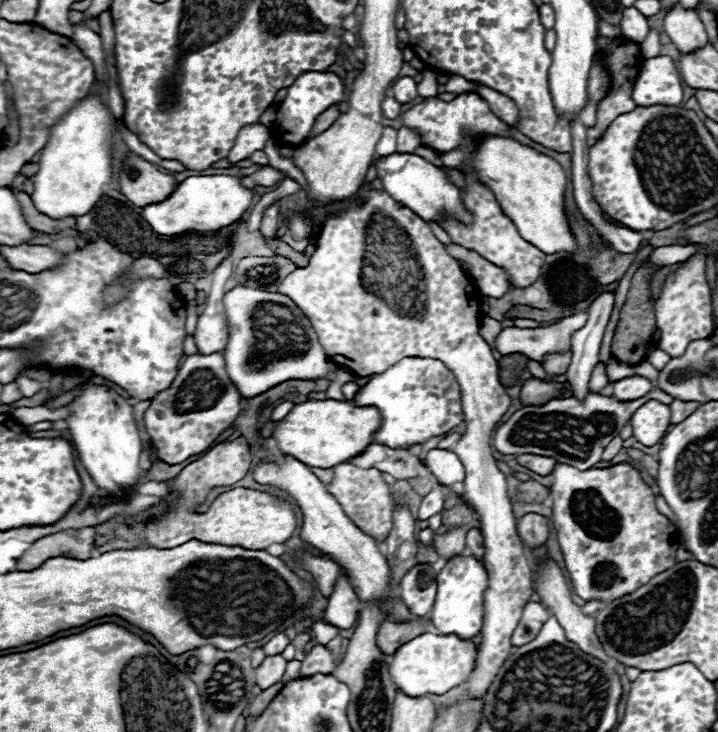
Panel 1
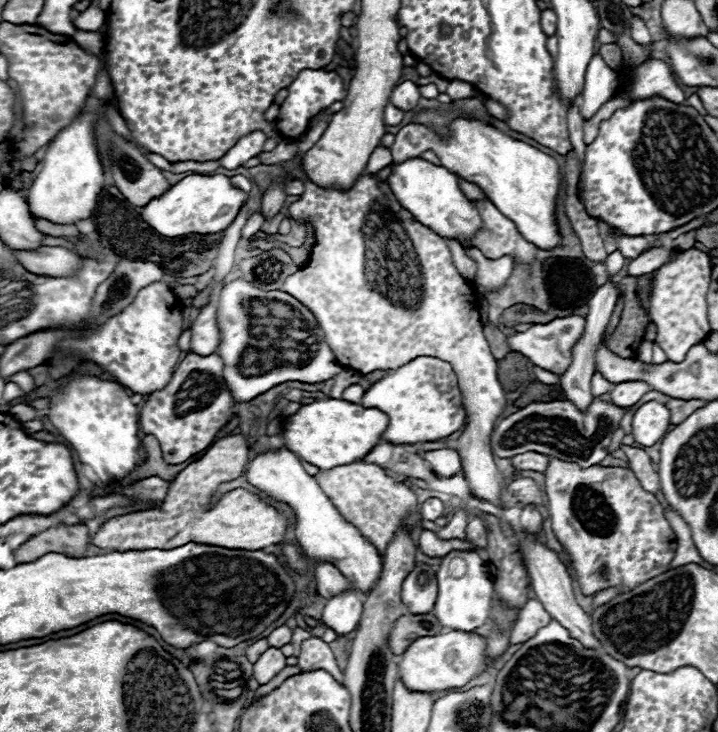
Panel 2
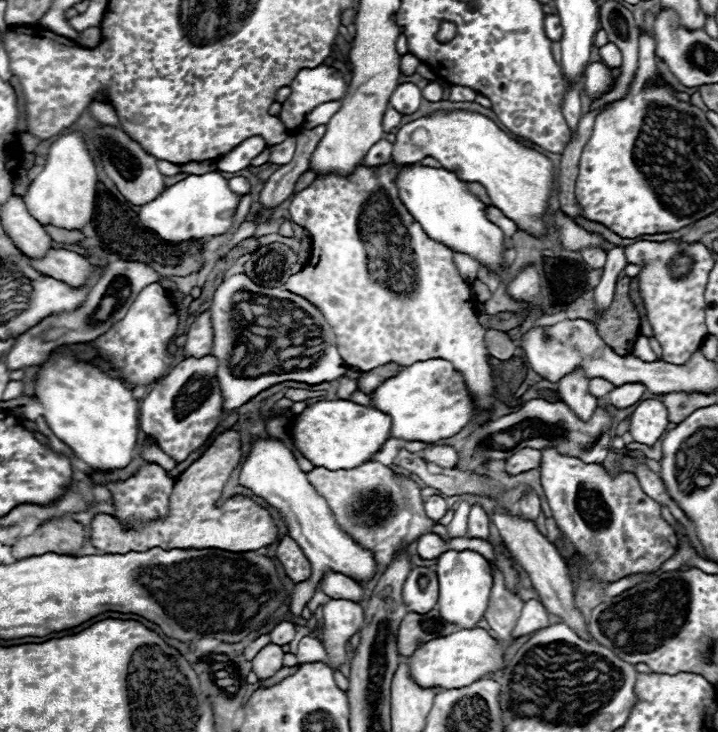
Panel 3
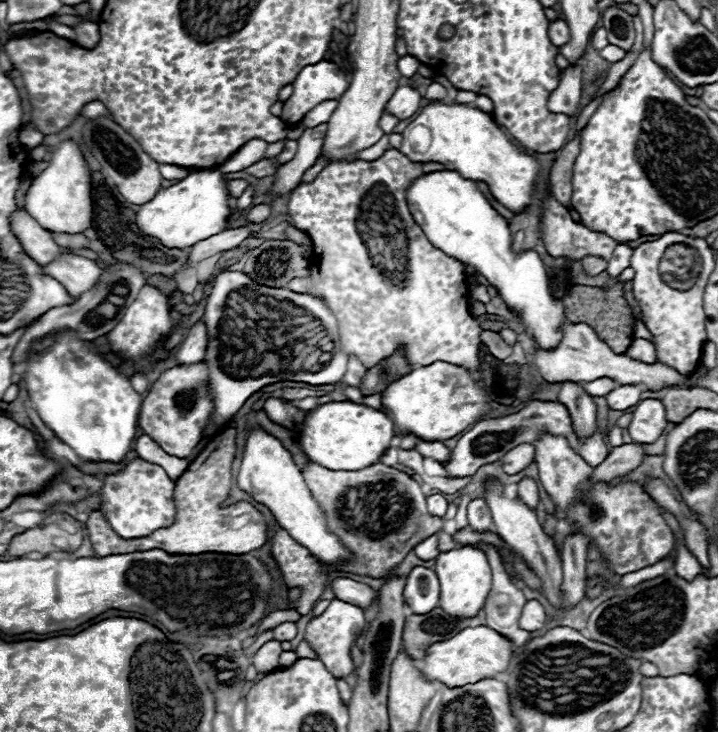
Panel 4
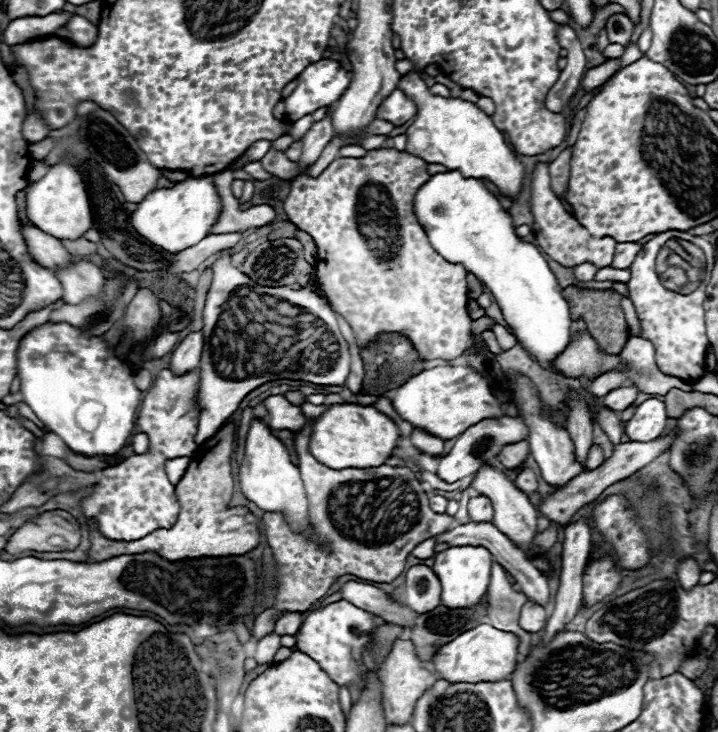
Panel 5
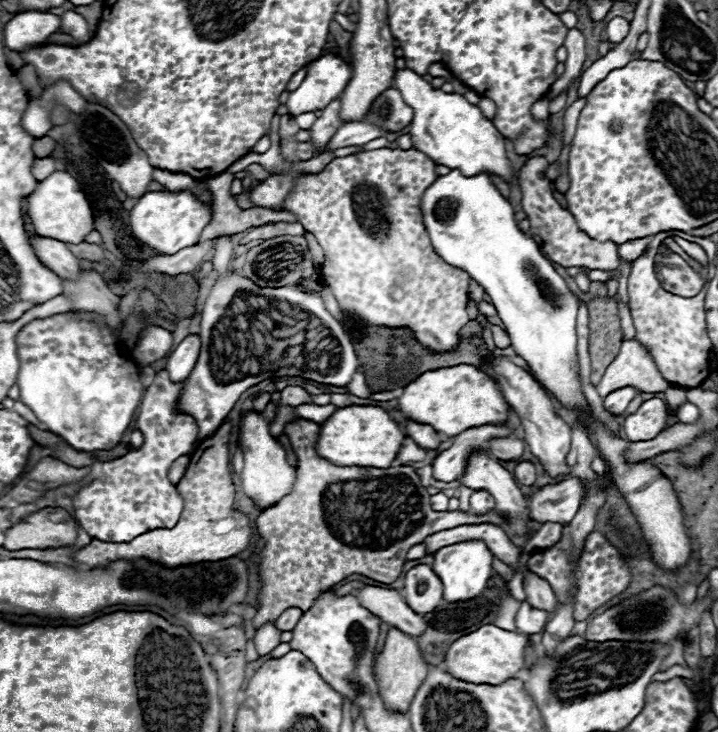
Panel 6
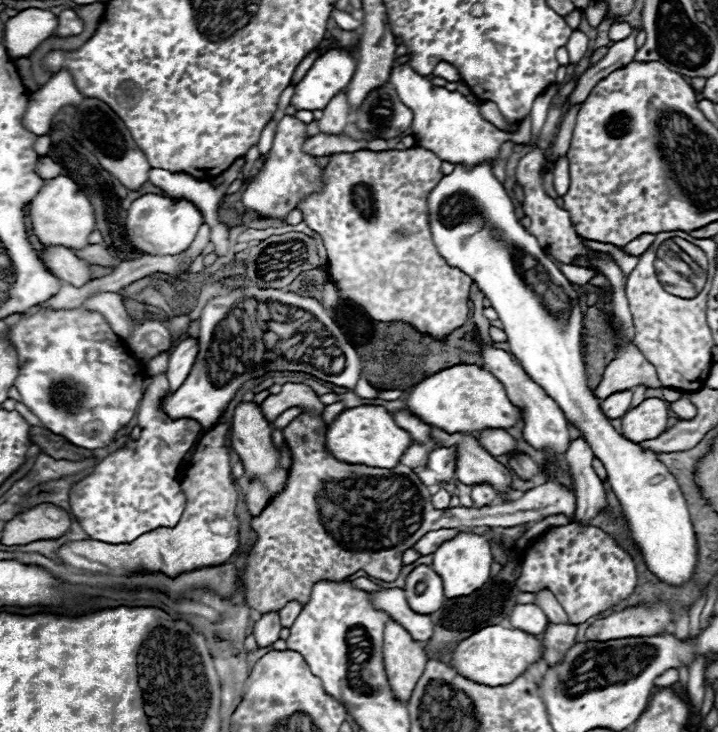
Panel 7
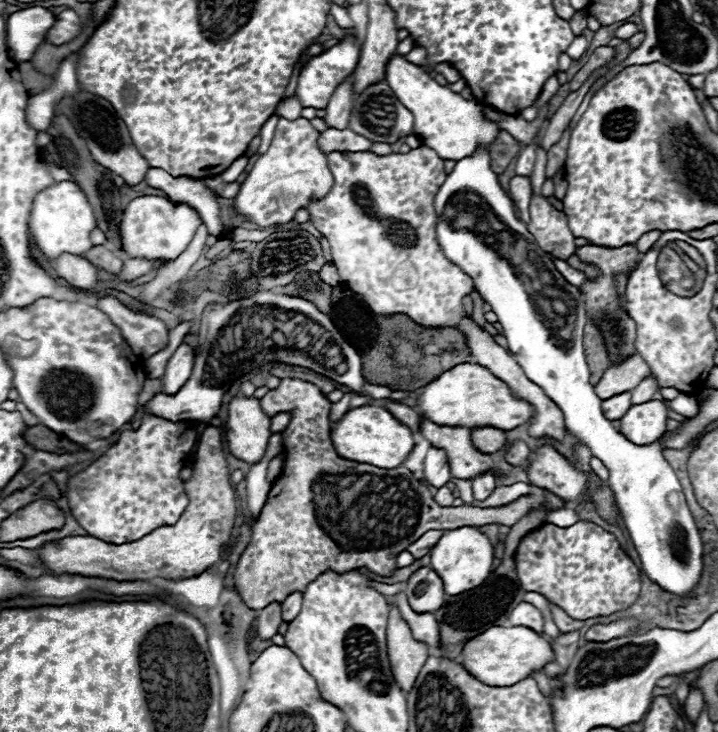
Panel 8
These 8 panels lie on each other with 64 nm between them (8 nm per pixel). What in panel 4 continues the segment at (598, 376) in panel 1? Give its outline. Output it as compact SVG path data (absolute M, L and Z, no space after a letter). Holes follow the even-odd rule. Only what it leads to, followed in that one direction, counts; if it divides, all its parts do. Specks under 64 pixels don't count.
M600 378L600 380L592 380L592 382L586 382L584 384L586 392L590 396L606 396L608 392L612 392L616 388L616 382L608 380L608 378Z

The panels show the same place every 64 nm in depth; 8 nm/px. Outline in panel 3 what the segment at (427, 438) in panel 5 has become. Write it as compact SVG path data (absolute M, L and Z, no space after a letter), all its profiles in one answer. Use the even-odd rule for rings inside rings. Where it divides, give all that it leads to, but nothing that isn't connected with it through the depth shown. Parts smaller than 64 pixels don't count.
M432 446L432 448L426 448L422 452L422 458L426 462L432 462L432 464L440 466L440 468L452 470L458 462L458 452L452 446Z

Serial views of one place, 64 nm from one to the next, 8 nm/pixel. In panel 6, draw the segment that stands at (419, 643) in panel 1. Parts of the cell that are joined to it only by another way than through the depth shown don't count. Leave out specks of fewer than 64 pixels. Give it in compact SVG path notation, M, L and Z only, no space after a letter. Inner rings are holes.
M484 624L476 632L470 632L468 636L460 636L456 644L450 644L448 652L444 654L442 668L448 674L464 682L502 684L510 680L524 666L524 646L526 644L528 644L528 638L520 632L510 632L494 624Z

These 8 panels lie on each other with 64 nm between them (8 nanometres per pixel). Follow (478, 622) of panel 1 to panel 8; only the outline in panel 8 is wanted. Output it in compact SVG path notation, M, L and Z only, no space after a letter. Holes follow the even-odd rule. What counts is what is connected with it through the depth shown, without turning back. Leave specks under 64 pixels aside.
M472 526L446 530L444 536L438 540L438 544L430 550L432 562L430 568L436 570L436 574L444 582L444 592L448 596L456 596L460 592L468 592L476 586L480 586L492 572L492 560L494 560L494 548L490 540Z

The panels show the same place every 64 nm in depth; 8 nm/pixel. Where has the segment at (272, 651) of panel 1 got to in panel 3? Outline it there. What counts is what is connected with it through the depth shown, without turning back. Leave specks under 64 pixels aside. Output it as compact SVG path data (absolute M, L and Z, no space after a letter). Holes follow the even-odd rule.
M282 622L282 624L278 624L278 626L270 632L270 640L272 640L272 644L280 644L280 646L284 646L284 644L292 642L294 632L296 632L294 628L296 628L296 626L290 624L290 622Z

